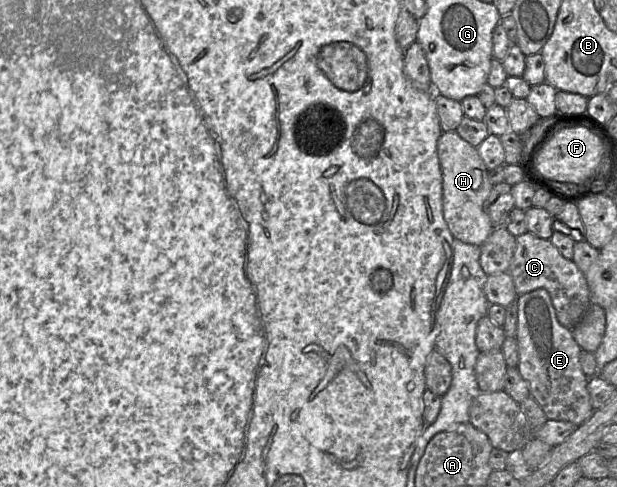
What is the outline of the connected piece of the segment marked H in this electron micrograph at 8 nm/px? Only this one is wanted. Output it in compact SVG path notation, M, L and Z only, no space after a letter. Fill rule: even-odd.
M443 131L437 142L437 154L442 170L443 216L453 237L462 242L482 246L493 231L485 211L485 202L493 188L488 169L477 148L454 131Z

